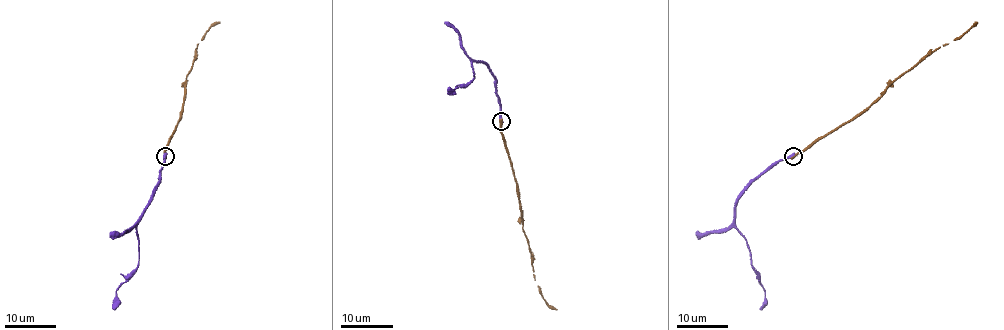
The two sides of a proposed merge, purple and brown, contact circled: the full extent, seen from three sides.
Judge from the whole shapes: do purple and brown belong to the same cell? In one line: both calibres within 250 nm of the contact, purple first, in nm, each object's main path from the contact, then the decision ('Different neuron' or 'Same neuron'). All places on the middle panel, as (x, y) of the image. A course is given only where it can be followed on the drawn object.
Thickness 550 nm (purple) against 550 nm. Course of purple: (501, 120), (497, 81), (483, 63), (472, 63), (474, 77), (468, 84), (451, 92), (449, 88). Course of brown: (501, 120), (501, 134), (510, 157), (520, 220), (539, 293), (557, 310). Different neuron

